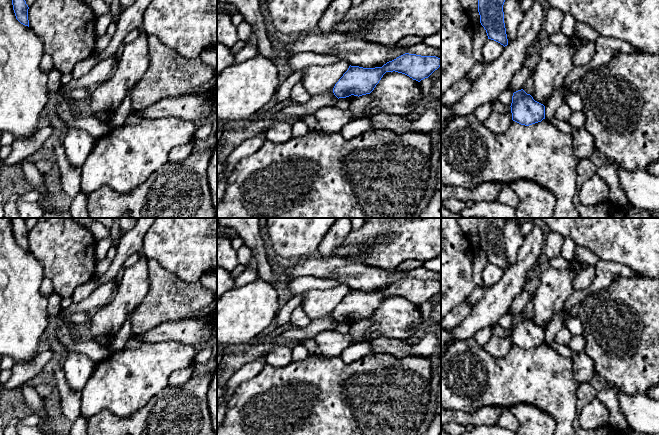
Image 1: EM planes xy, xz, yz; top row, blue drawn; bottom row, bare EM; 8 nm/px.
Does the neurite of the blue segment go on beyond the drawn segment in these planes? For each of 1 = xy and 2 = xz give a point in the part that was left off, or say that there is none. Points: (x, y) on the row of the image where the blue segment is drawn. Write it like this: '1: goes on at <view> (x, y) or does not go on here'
1: does not go on here
2: does not go on here

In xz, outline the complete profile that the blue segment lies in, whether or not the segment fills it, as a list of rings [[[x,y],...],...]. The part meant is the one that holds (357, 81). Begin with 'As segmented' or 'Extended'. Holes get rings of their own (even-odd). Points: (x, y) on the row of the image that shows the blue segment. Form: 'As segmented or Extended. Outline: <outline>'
As segmented. Outline: [[[405,53],[387,62],[382,67],[363,68],[349,66],[333,88],[334,95],[346,98],[351,95],[362,96],[370,94],[386,72],[405,74],[420,82],[428,78],[441,66],[441,59],[436,56],[421,56]]]

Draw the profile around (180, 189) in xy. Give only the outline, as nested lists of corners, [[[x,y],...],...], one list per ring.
[[[213,148],[204,152],[195,149],[183,161],[168,161],[130,193],[121,194],[108,186],[97,189],[88,195],[89,218],[122,218],[125,215],[129,218],[215,218],[216,211],[212,205],[207,179],[207,167],[212,151]]]

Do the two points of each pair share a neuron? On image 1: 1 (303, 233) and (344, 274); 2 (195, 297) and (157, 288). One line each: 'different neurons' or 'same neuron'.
1: different neurons
2: same neuron

